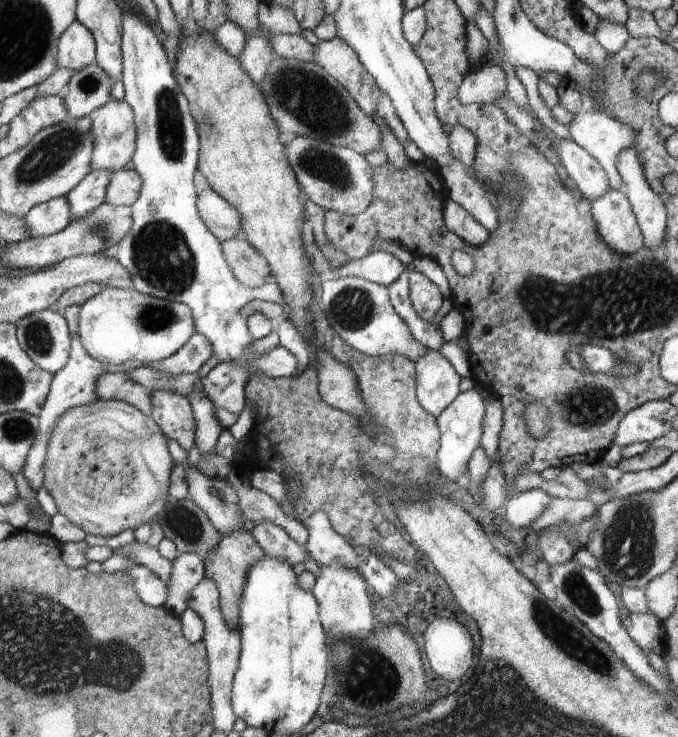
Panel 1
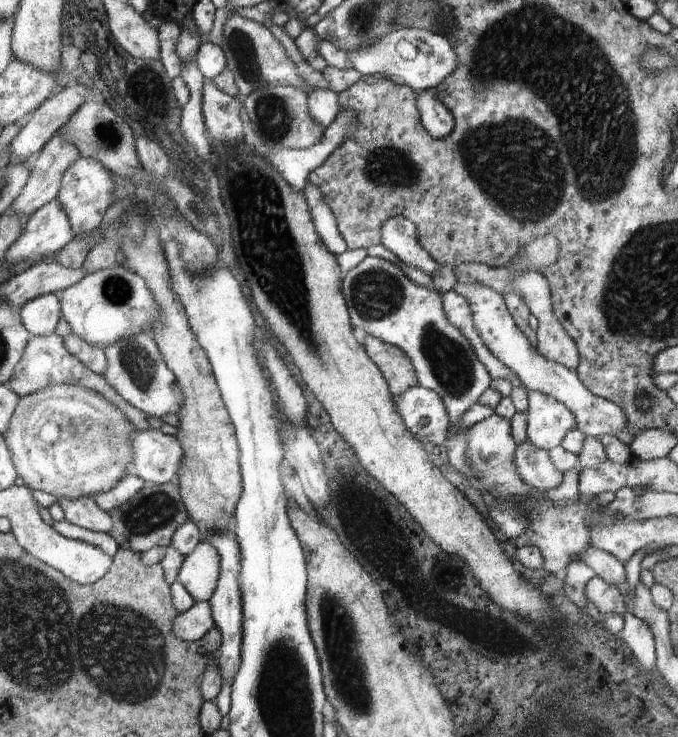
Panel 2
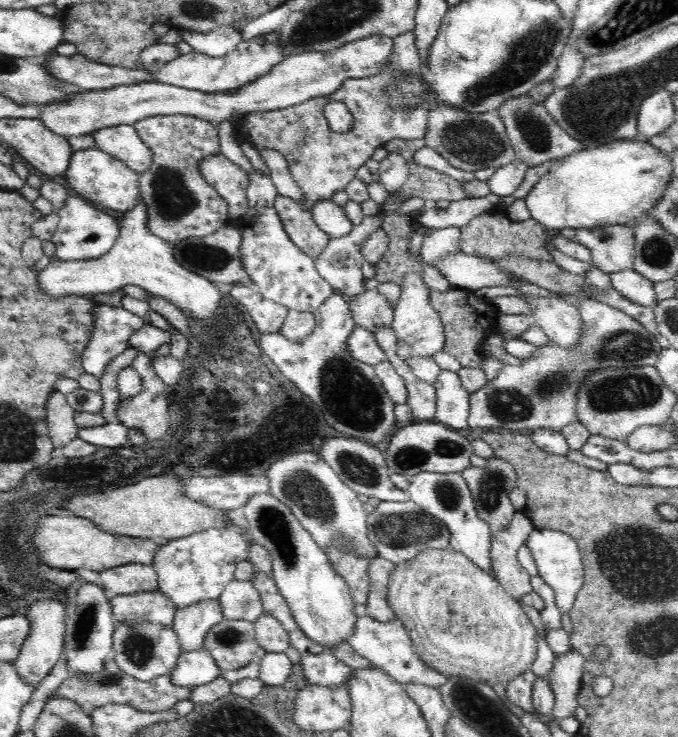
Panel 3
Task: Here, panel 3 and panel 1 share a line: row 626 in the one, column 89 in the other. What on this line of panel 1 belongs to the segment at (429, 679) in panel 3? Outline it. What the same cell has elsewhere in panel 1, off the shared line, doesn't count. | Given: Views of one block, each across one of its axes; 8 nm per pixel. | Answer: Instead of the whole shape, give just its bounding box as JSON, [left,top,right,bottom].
[22,335,105,491]

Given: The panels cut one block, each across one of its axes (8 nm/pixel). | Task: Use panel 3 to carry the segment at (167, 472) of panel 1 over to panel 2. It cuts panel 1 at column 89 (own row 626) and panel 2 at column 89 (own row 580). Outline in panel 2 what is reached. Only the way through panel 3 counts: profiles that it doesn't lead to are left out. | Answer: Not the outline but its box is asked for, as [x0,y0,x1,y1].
[4,384,135,500]

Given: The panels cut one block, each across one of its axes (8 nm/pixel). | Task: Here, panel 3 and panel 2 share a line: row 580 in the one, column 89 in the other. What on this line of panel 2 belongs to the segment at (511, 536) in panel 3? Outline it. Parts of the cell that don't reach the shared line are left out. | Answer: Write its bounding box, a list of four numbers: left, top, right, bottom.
[59,497,113,534]

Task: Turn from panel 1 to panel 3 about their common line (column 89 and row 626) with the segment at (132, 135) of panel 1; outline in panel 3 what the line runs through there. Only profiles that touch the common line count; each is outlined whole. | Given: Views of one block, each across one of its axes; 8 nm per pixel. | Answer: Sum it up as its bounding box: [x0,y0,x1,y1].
[110,591,176,627]

